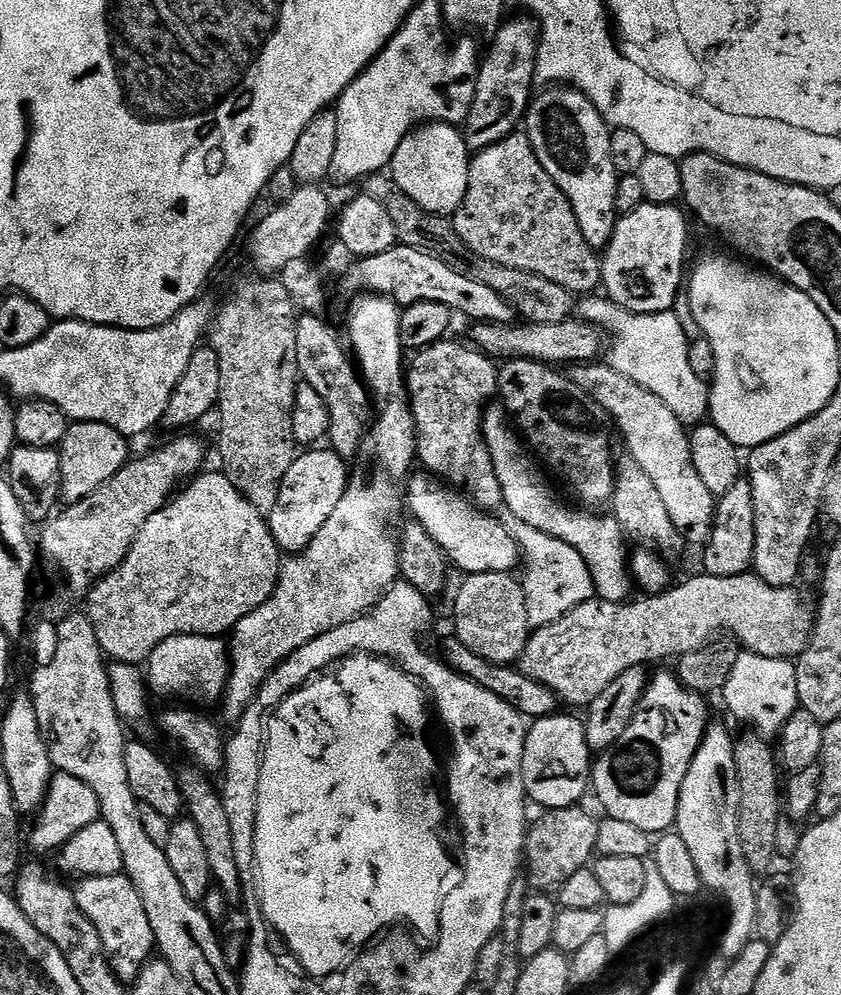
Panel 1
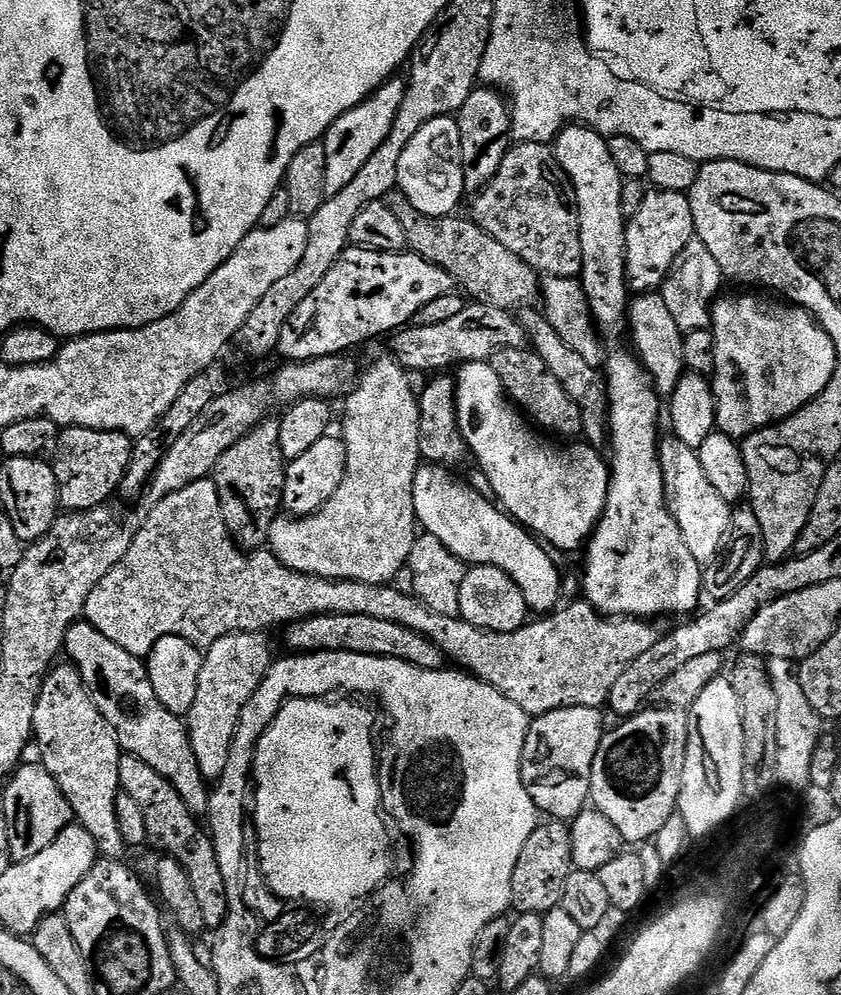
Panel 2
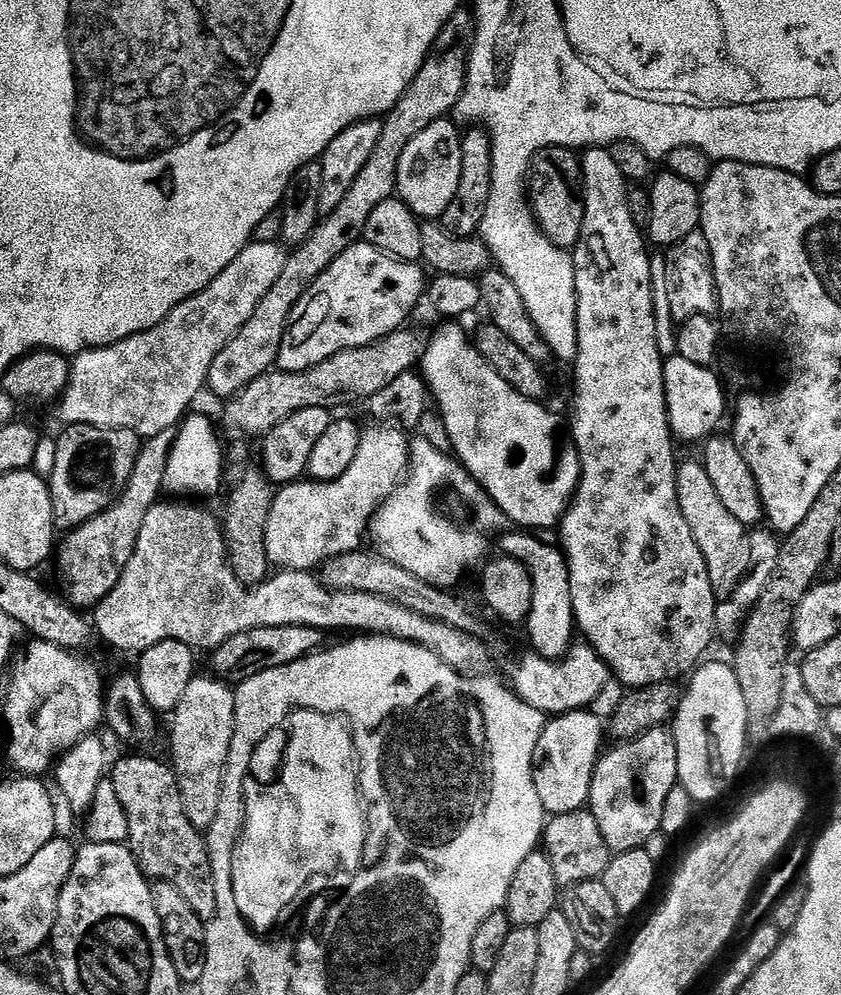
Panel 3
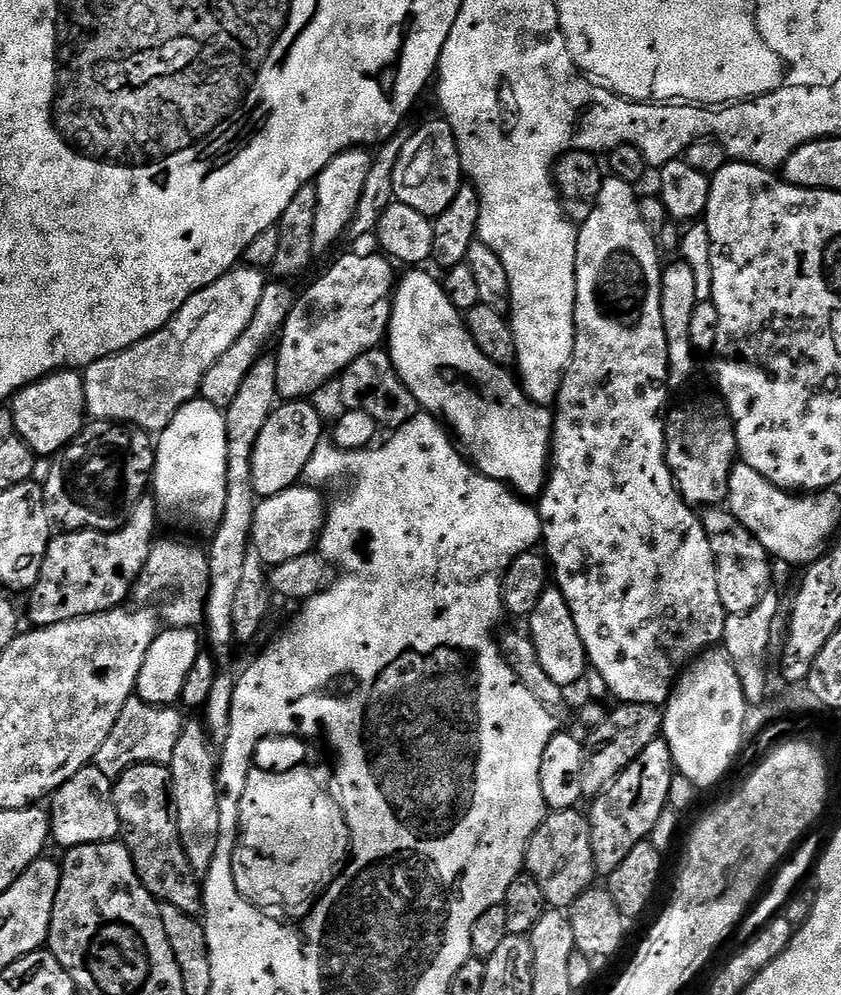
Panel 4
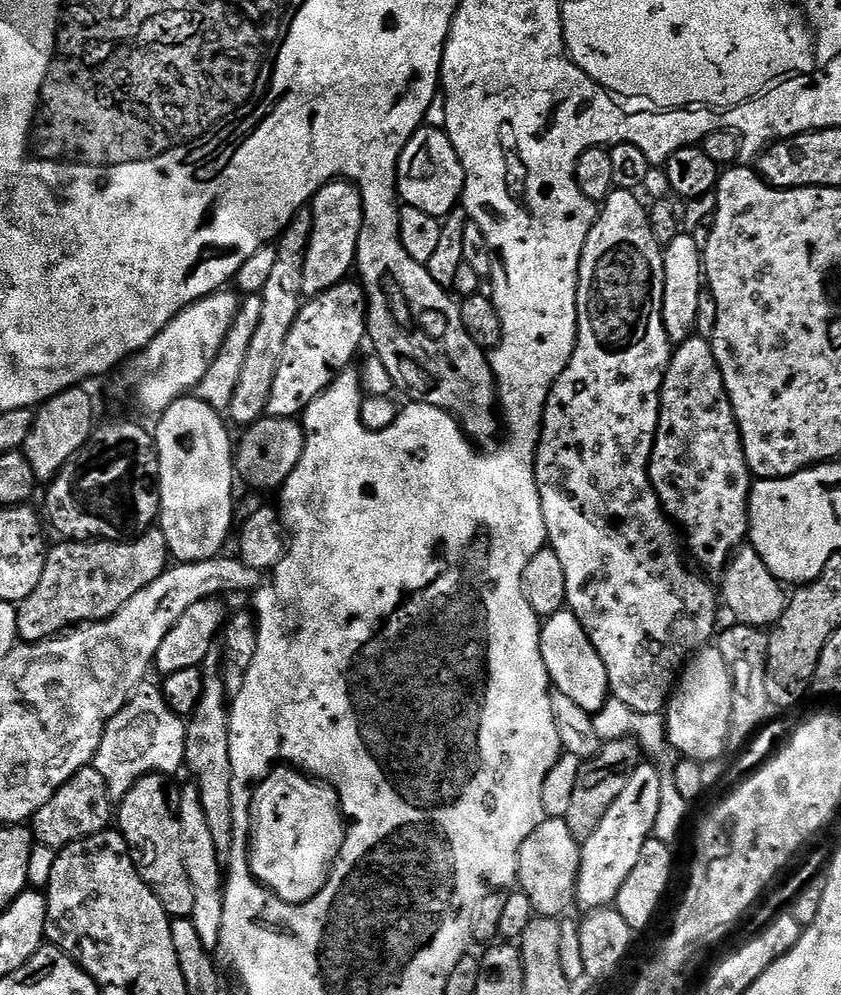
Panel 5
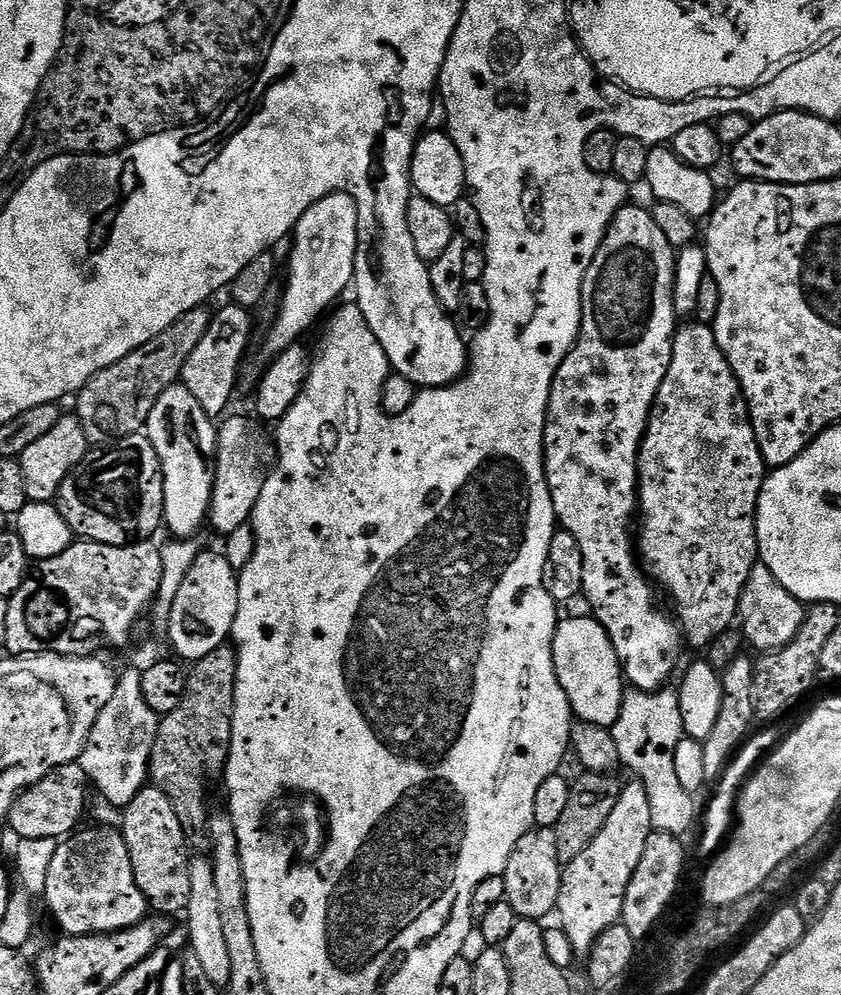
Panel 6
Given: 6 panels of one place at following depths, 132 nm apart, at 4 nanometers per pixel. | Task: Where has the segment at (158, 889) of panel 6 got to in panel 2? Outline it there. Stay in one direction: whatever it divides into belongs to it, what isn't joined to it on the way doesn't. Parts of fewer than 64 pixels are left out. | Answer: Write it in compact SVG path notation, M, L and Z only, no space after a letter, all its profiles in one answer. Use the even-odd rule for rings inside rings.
M121 755L118 762L118 778L120 791L130 794L130 798L138 802L142 815L146 818L148 844L156 847L157 853L177 860L182 870L190 874L190 886L193 887L194 895L198 898L200 909L202 909L202 922L205 929L220 928L222 922L226 922L228 913L226 881L222 879L222 870L218 870L218 854L214 854L212 838L202 827L198 816L187 808L185 802L182 802L174 786L166 778L162 778L158 770L146 766L142 758Z

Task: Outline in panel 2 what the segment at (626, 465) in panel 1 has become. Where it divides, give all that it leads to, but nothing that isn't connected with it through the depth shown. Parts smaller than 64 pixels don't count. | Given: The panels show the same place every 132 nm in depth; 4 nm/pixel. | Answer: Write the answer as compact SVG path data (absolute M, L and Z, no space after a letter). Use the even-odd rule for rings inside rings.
M529 306L519 313L518 319L522 330L526 330L531 351L536 352L538 358L542 358L542 362L546 362L546 370L550 370L550 374L554 374L554 378L558 378L558 382L562 382L562 390L566 390L566 394L570 394L570 398L574 398L574 406L578 406L578 414L582 414L583 439L591 447L603 449L610 440L608 381L603 371L597 365L586 362L586 358L582 358L582 354L570 350L570 346L566 346L564 339L558 335L558 330L554 330L554 326L550 326L543 311Z

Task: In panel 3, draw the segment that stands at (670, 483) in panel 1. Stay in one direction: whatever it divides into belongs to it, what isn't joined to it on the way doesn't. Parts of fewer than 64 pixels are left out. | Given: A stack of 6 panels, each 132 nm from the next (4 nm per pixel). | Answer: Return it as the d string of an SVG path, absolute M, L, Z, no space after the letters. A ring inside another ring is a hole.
M699 459L688 460L679 465L676 470L676 489L678 490L678 502L682 506L682 516L686 518L686 522L690 522L690 530L694 534L694 542L698 542L698 550L702 550L702 558L706 562L706 570L710 574L710 582L713 586L720 586L723 580L728 579L736 572L736 567L740 564L740 559L745 559L746 556L746 525L742 522L738 522L738 518L734 518L734 514L730 514L730 510L726 510L726 505L722 503L722 498L718 498L718 490L714 490L714 482L710 482L710 474L706 474L703 463Z

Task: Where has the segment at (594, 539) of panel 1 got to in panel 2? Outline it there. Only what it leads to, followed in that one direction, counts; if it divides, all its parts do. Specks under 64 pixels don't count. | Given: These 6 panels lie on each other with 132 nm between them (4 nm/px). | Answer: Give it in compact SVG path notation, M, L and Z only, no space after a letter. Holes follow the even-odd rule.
M479 360L459 365L455 373L456 413L458 426L464 441L468 443L469 453L476 456L475 463L490 478L494 486L499 507L507 512L516 523L535 534L545 545L551 546L557 553L576 552L587 545L596 530L596 523L604 513L608 497L608 477L610 464L604 460L601 449L593 448L584 442L553 442L545 438L525 417L519 408L508 398L502 386L502 378L494 374L491 363Z

